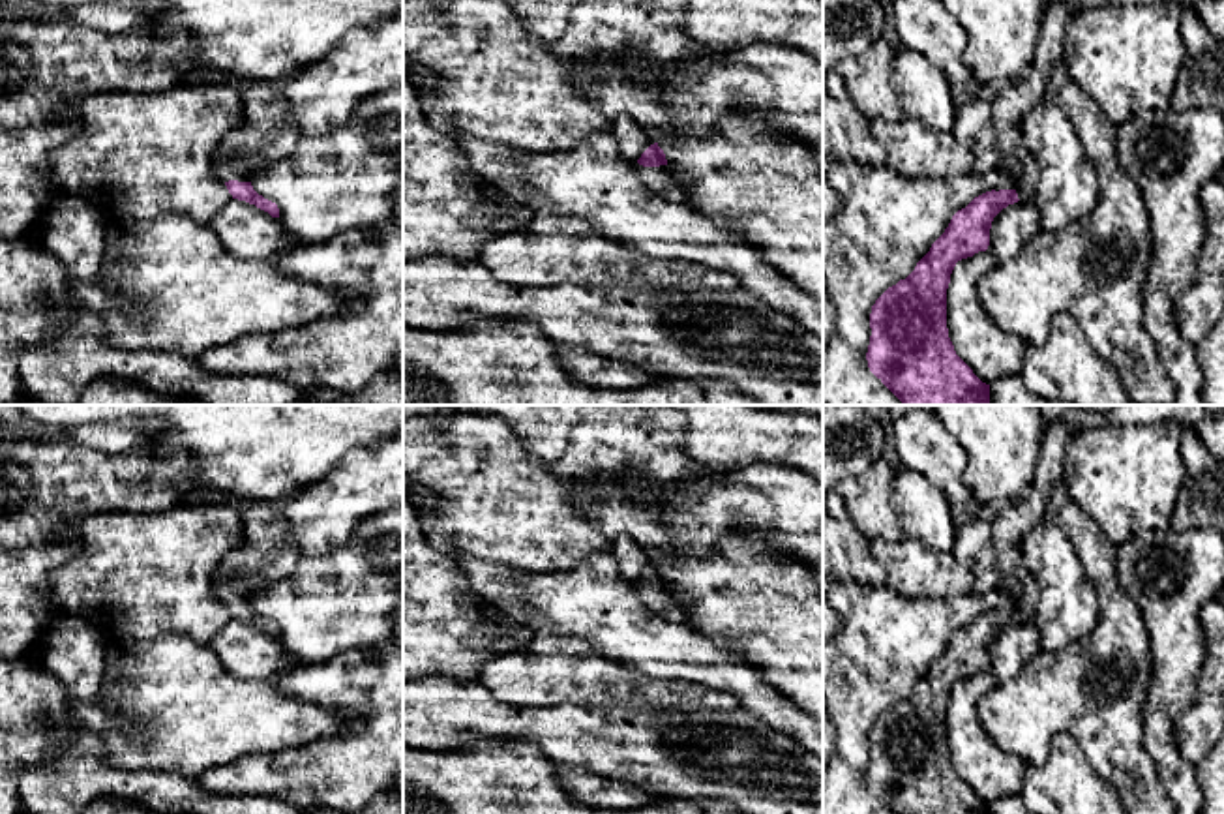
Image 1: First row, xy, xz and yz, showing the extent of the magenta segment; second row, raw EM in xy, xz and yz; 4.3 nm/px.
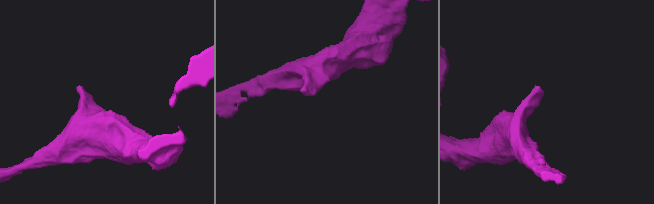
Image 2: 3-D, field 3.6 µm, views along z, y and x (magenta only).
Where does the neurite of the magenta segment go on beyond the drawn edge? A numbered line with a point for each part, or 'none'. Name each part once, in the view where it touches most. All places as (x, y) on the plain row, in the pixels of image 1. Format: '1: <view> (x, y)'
1: xz (664, 601)

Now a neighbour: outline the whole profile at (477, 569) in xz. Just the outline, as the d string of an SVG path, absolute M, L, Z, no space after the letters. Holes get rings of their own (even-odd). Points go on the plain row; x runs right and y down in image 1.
M454 550L470 589L534 634L587 641L605 662L650 679L677 679L727 692L737 705L772 730L793 737L823 760L823 724L750 664L714 643L690 621L667 621L637 596L639 583L620 574L611 550L590 553L579 566L534 574Z

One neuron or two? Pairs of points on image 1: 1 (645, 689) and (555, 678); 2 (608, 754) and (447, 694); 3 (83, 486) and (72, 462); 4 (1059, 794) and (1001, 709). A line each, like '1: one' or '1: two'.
1: one
2: one
3: one
4: two

